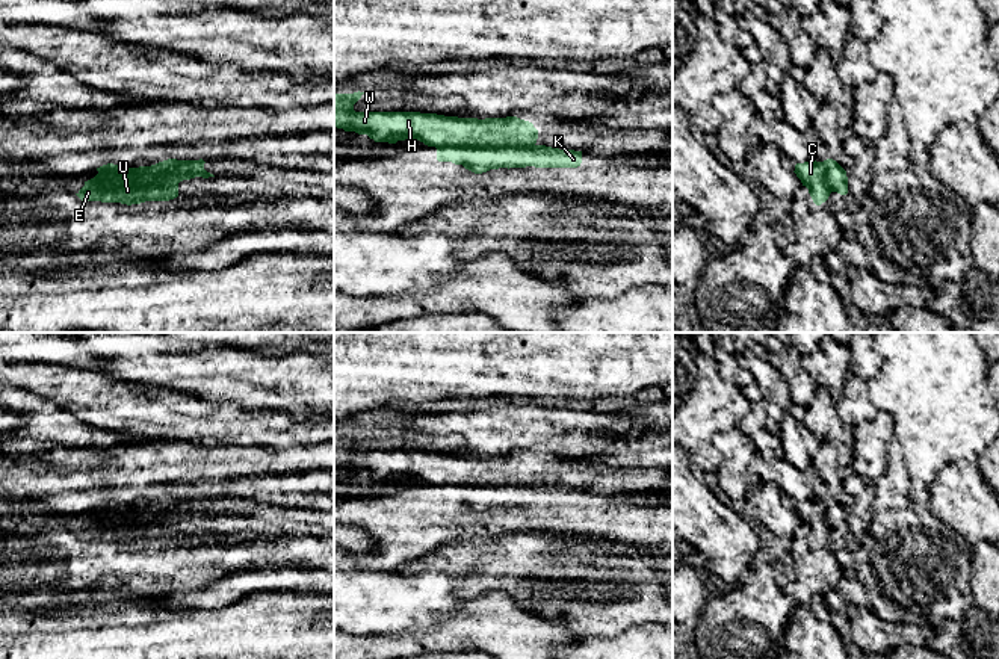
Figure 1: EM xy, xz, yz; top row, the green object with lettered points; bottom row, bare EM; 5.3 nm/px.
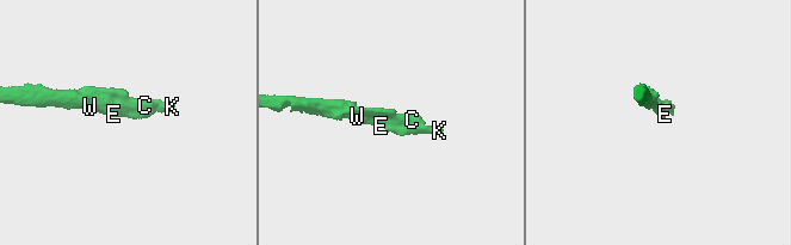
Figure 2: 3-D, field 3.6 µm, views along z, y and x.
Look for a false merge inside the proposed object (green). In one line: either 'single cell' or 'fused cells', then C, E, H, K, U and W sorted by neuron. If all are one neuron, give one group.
fused cells | C E H U W / K

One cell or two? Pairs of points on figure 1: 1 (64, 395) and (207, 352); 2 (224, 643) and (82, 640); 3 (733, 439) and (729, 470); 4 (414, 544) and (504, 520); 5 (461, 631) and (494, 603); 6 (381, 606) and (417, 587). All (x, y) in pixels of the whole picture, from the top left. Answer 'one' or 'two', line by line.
1: two
2: one
3: one
4: one
5: one
6: one

